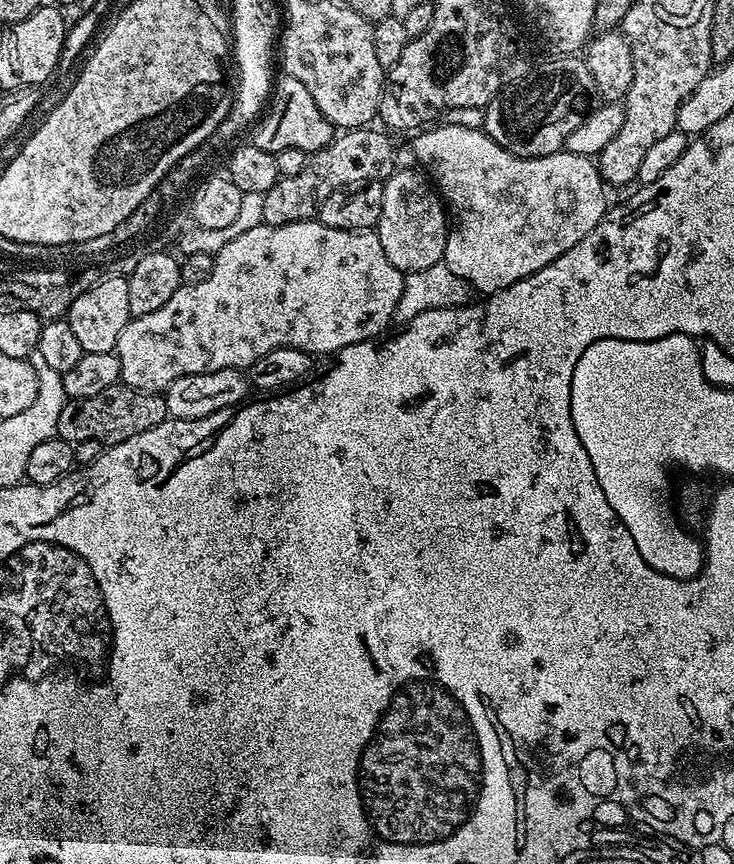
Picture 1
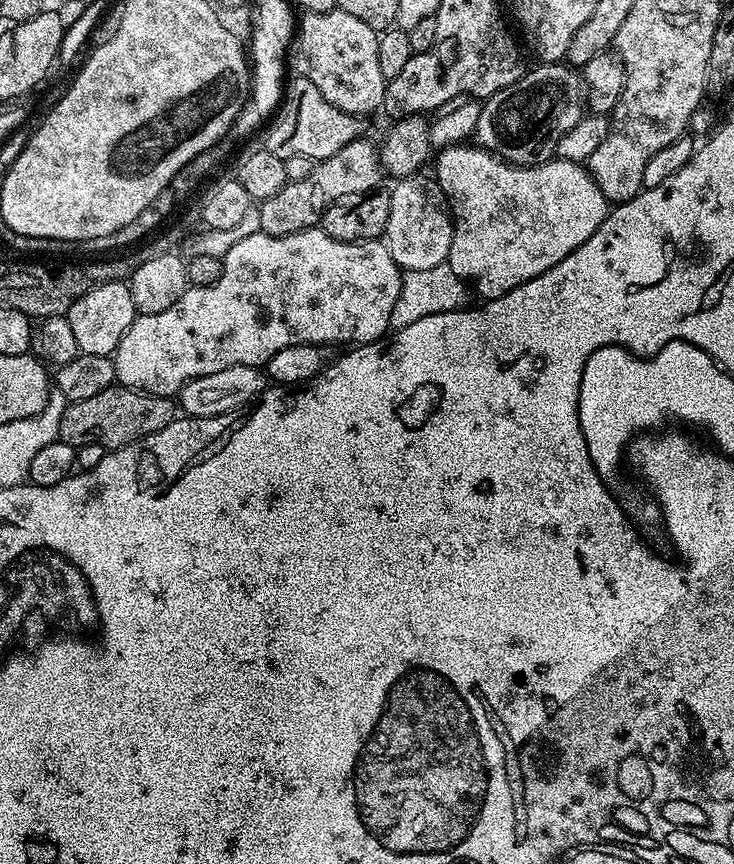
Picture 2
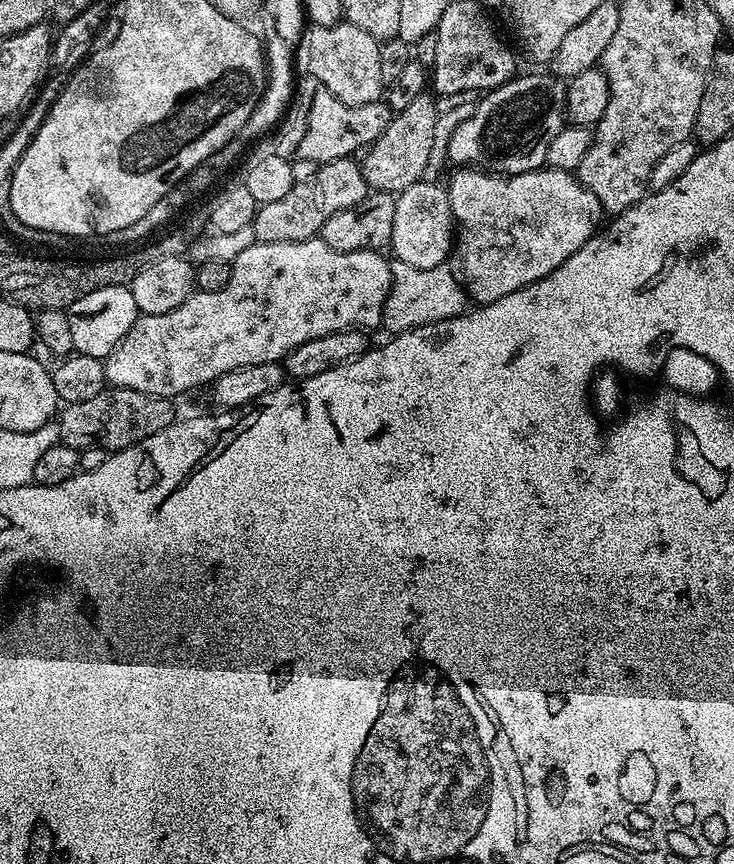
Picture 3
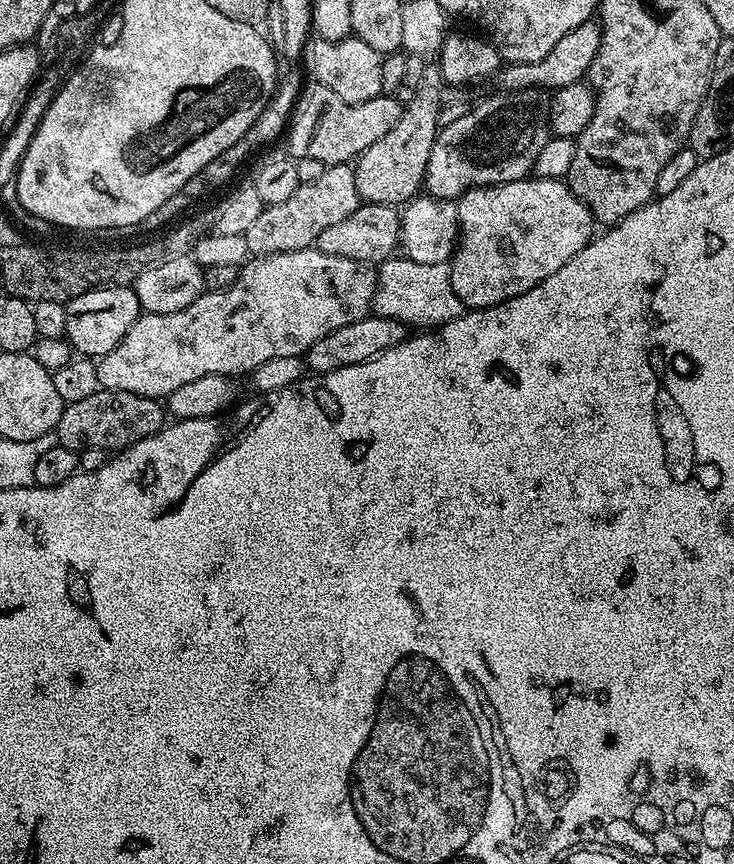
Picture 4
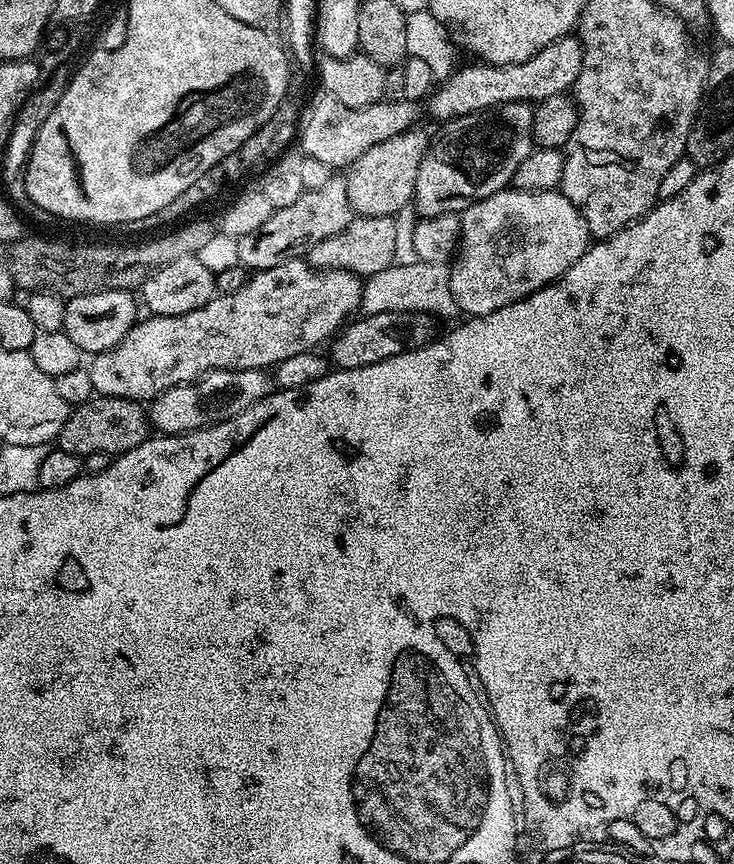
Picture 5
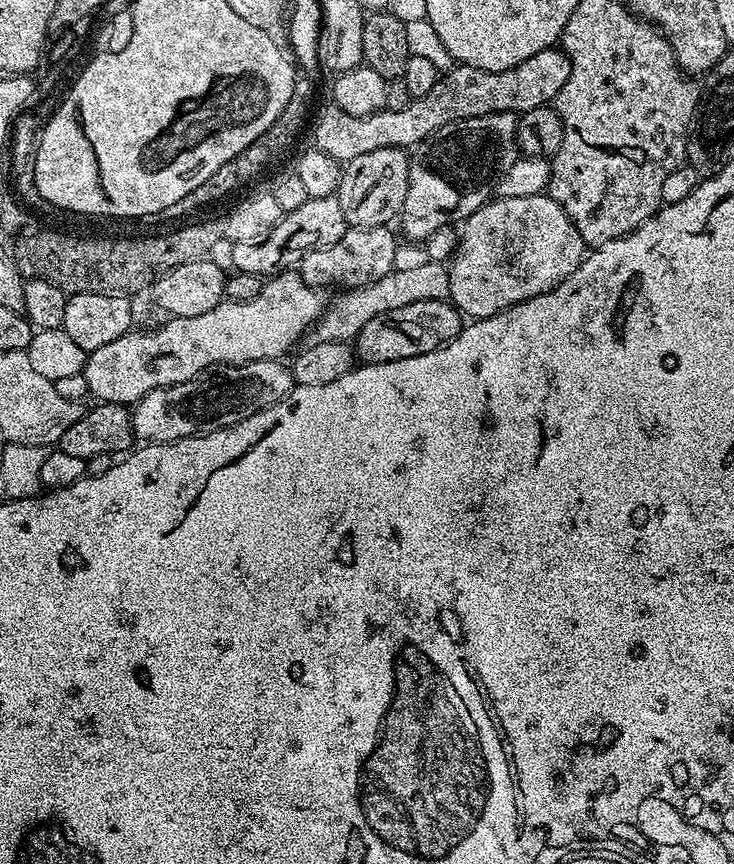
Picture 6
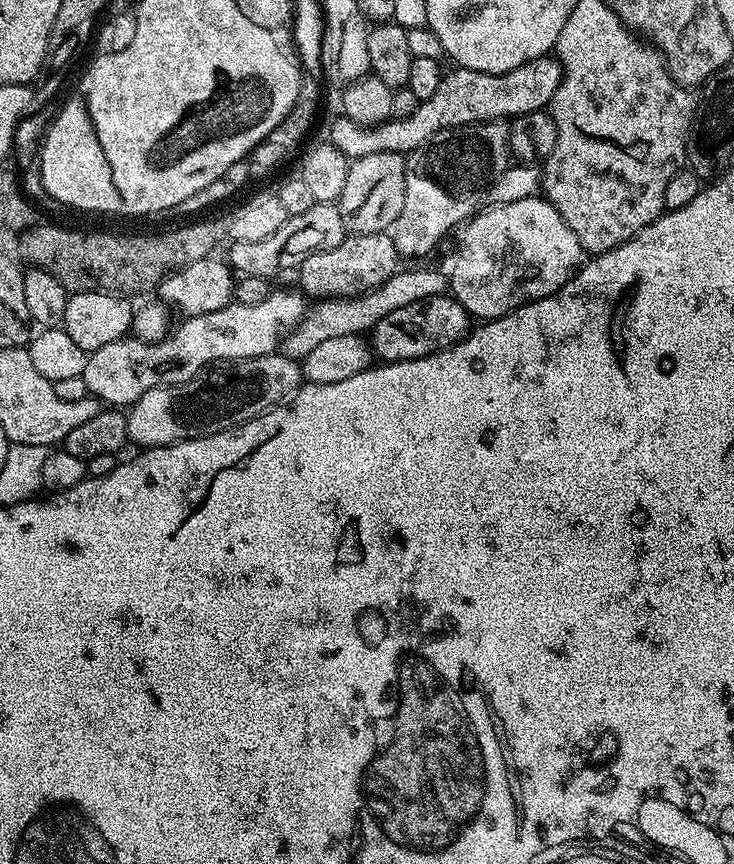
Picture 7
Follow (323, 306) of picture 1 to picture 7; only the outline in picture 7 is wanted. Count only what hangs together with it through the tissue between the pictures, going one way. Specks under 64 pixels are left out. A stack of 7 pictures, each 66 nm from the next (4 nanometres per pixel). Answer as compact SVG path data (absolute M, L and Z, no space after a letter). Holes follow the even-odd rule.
M272 290L266 302L260 302L258 306L242 306L233 302L210 314L187 317L177 331L175 329L168 337L154 344L135 338L110 342L87 353L82 375L88 395L108 406L130 406L142 398L146 390L190 382L190 378L197 376L201 370L221 360L245 360L251 356L269 355L277 349L281 329L295 324L305 314L304 303L305 297L299 291Z

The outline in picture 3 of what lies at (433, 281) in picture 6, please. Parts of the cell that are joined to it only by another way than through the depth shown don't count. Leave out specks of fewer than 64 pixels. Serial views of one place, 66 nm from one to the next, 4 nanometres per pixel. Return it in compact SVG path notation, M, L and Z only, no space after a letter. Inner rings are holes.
M393 259L391 266L390 294L386 294L386 302L382 306L382 324L385 329L389 328L389 333L409 332L418 326L437 324L446 318L463 316L469 307L468 294L458 278L454 278L447 263L430 266L430 270L422 270L418 266L406 266L406 262Z

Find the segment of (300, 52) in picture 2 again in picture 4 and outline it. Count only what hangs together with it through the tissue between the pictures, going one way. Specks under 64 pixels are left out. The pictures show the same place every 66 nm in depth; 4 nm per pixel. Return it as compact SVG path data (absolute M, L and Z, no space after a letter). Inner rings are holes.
M347 36L345 40L321 40L309 39L304 45L302 57L303 67L312 68L315 83L322 86L330 86L342 102L357 104L358 102L370 102L370 98L382 93L382 62L384 56L366 42L359 40L357 36Z

